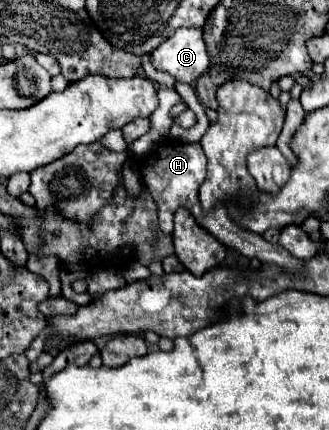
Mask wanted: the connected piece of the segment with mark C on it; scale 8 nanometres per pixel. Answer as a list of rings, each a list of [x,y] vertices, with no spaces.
[[[203,27],[177,29],[151,53],[151,63],[155,69],[169,71],[181,83],[193,83],[209,67]]]

